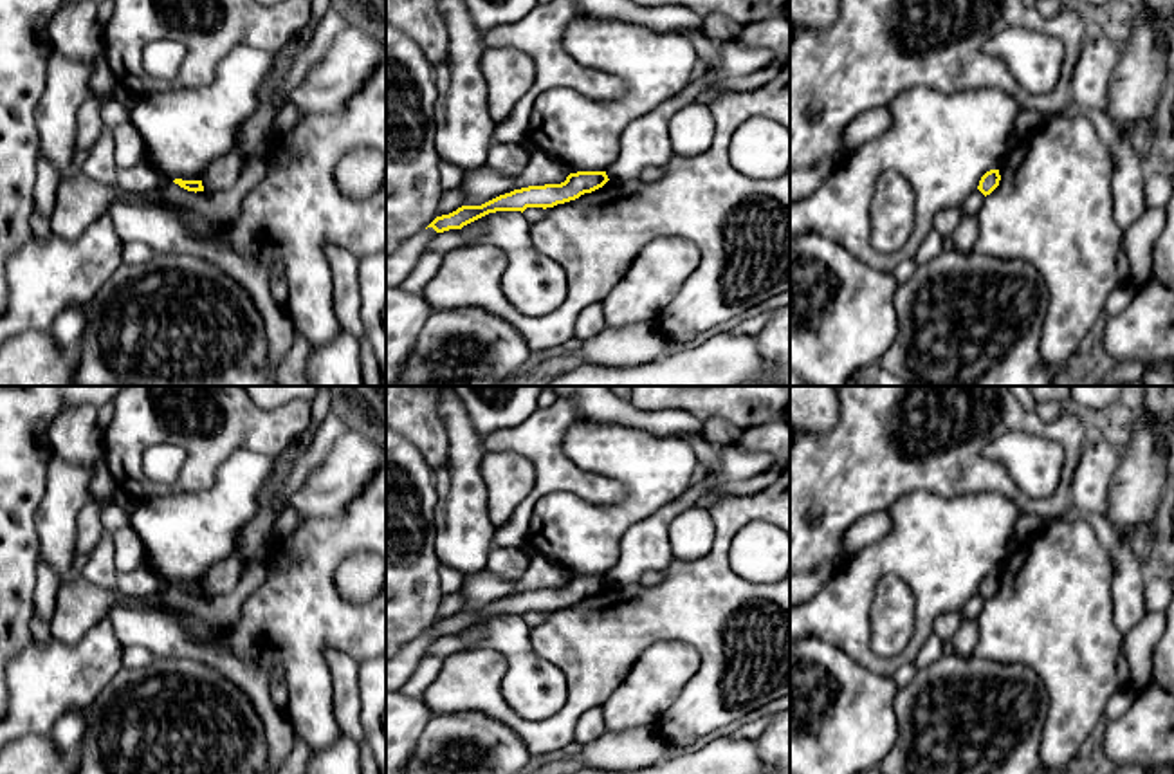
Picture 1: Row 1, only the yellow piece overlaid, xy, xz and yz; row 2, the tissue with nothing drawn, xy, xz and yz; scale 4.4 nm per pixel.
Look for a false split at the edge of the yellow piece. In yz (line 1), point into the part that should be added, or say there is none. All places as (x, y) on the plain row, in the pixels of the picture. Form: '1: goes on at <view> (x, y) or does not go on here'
1: does not go on here

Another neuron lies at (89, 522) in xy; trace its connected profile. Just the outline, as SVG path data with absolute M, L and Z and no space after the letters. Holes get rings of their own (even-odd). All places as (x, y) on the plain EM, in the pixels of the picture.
M90 491L87 505L81 509L78 516L78 538L76 538L76 554L88 554L101 534L105 532L101 521L103 505Z

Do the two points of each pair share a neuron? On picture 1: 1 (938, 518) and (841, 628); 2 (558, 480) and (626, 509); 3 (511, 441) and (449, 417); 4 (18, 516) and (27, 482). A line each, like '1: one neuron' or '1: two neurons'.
1: one neuron
2: two neurons
3: two neurons
4: one neuron

